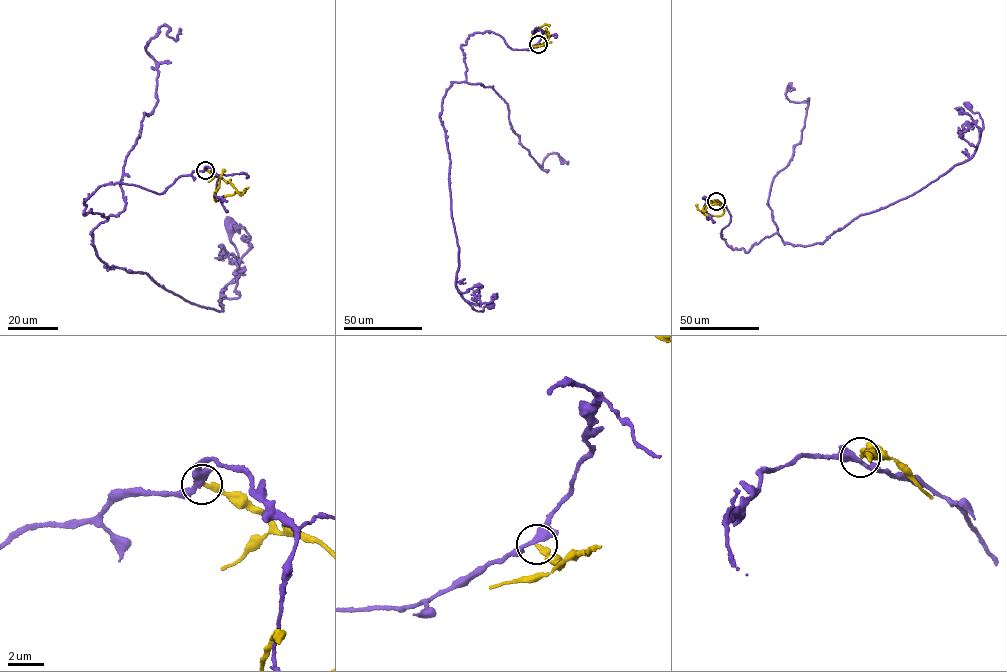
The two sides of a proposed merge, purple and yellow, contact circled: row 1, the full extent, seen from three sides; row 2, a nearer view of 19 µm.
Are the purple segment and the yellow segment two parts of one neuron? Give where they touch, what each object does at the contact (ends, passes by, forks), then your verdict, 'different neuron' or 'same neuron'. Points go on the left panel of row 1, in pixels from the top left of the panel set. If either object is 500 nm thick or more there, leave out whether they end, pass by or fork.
at (205, 170); purple forks there; yellow ends there; different neuron

